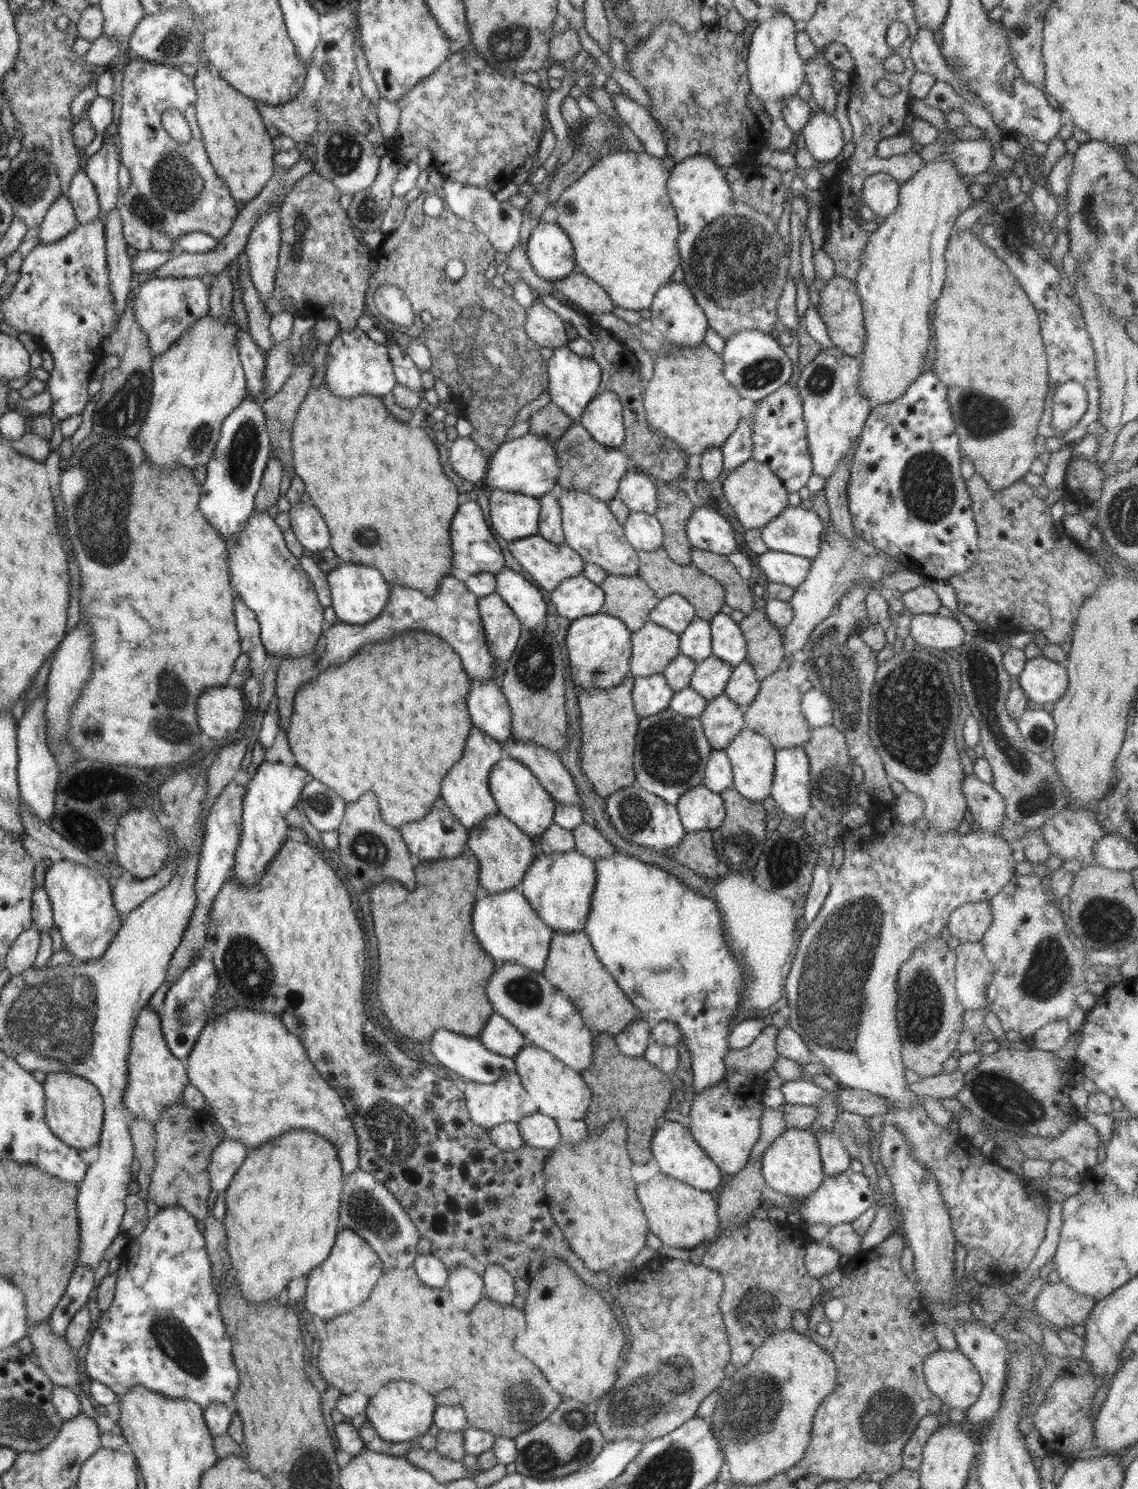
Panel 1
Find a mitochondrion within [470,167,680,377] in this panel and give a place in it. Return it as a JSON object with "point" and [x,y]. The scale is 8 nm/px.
{"point":[570,208]}

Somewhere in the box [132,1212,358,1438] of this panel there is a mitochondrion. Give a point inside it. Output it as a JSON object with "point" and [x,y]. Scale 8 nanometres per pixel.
{"point":[182,1349]}

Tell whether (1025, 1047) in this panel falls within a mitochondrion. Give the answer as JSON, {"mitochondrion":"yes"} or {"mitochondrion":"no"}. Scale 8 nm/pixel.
{"mitochondrion":"no"}

